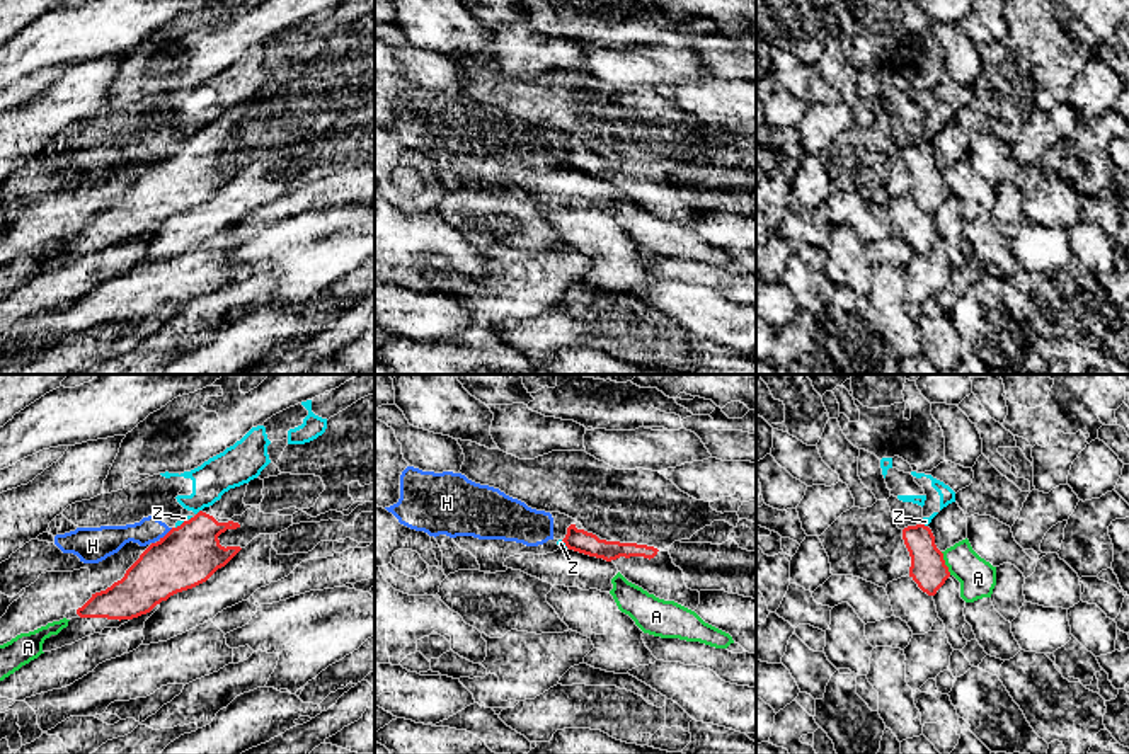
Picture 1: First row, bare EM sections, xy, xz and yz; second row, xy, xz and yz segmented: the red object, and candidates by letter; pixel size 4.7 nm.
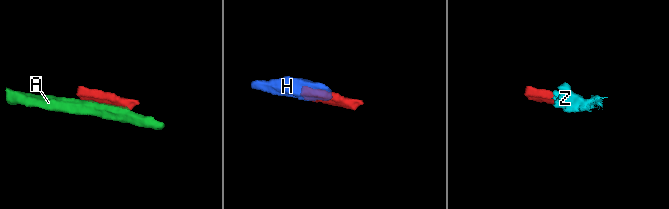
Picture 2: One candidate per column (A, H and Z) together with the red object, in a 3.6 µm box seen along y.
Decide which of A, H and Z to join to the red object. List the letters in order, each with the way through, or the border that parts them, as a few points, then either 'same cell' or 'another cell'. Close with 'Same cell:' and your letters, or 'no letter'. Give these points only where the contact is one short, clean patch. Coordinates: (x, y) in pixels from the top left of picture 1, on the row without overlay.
A: another cell
H: another cell
Z: border along xy (201, 128), (196, 133); another cell
Same cell: no letter

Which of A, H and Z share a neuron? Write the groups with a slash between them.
A / H Z

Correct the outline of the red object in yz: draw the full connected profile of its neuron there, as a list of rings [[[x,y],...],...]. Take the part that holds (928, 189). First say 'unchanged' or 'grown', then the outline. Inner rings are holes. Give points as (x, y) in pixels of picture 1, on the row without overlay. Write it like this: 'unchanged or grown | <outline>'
unchanged | [[[916,143],[903,148],[903,158],[911,175],[909,196],[928,214],[937,209],[950,196],[943,172],[935,163],[935,155],[928,145]]]

